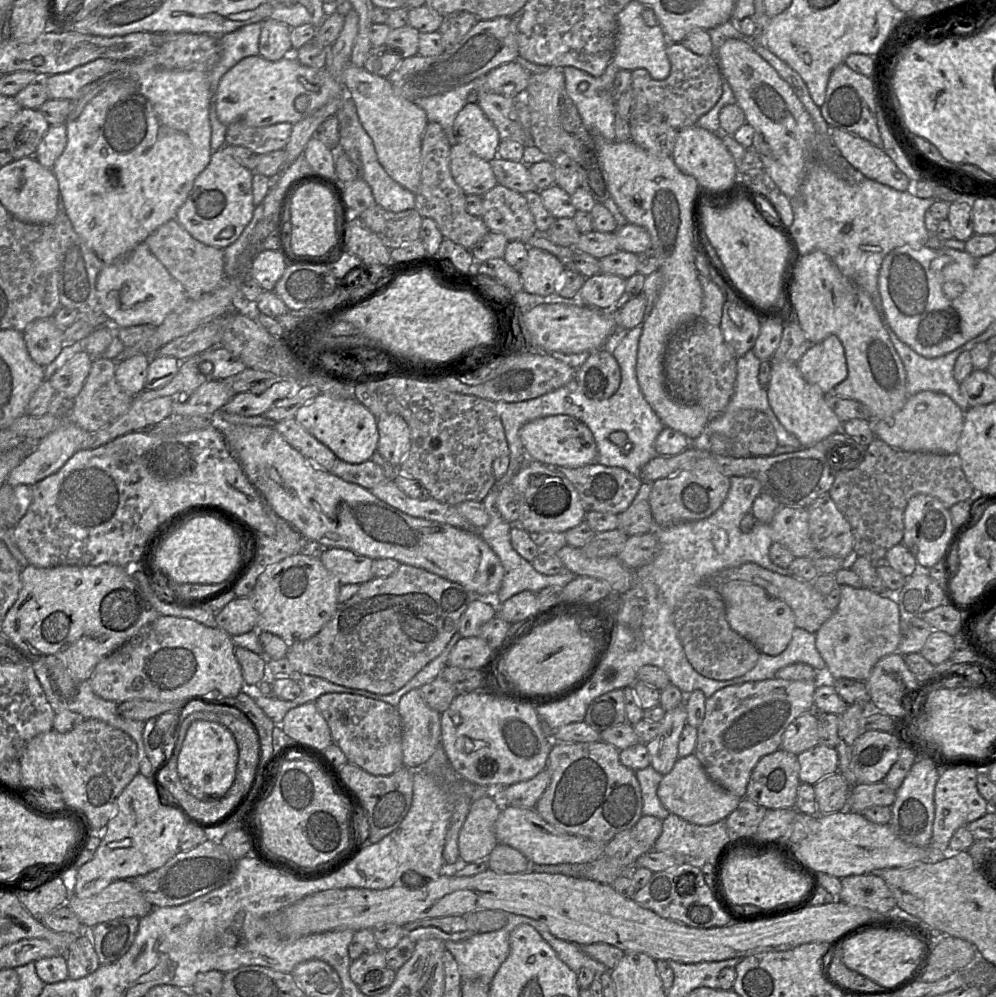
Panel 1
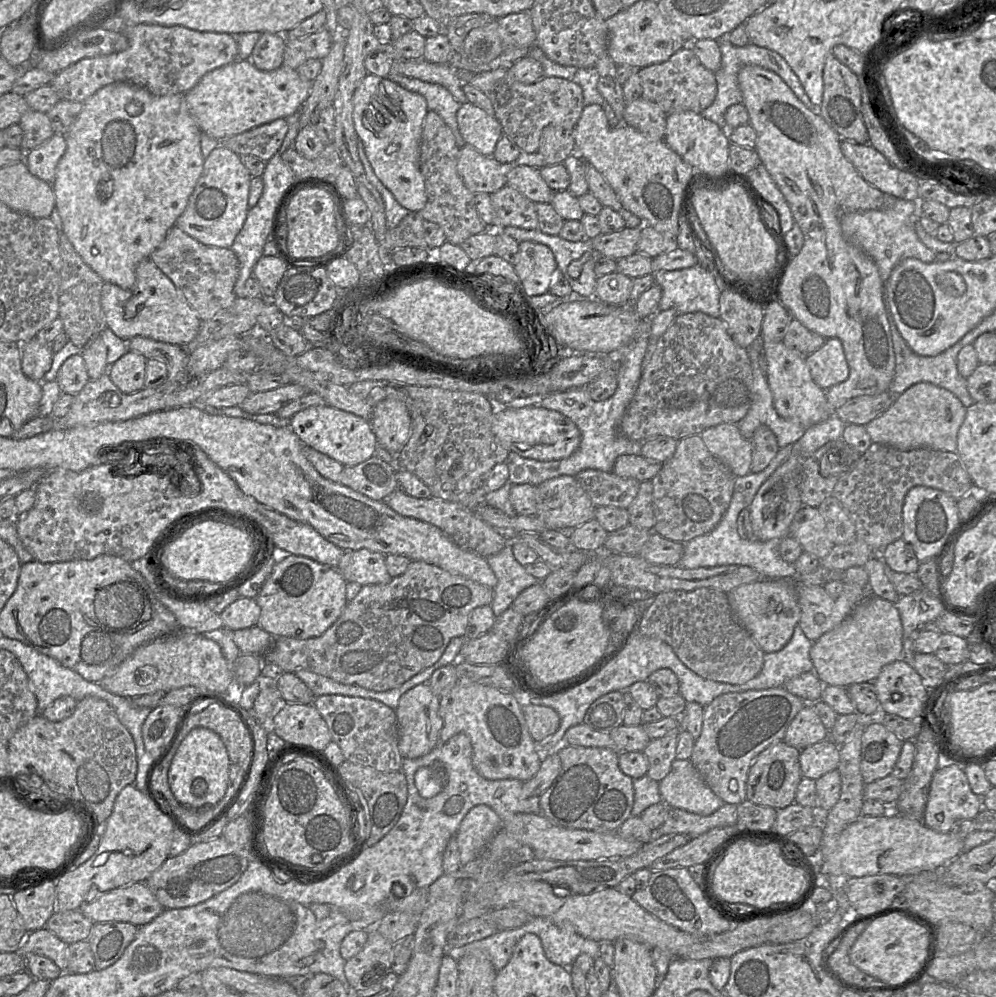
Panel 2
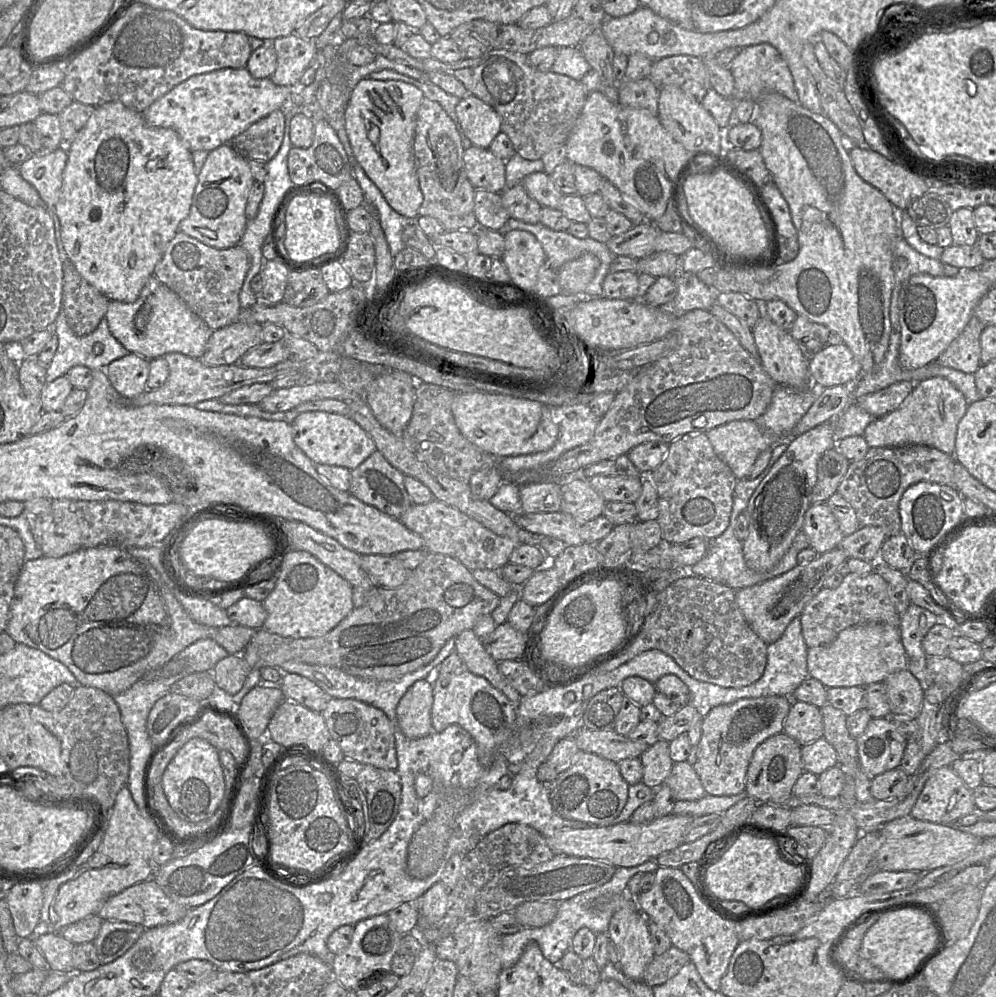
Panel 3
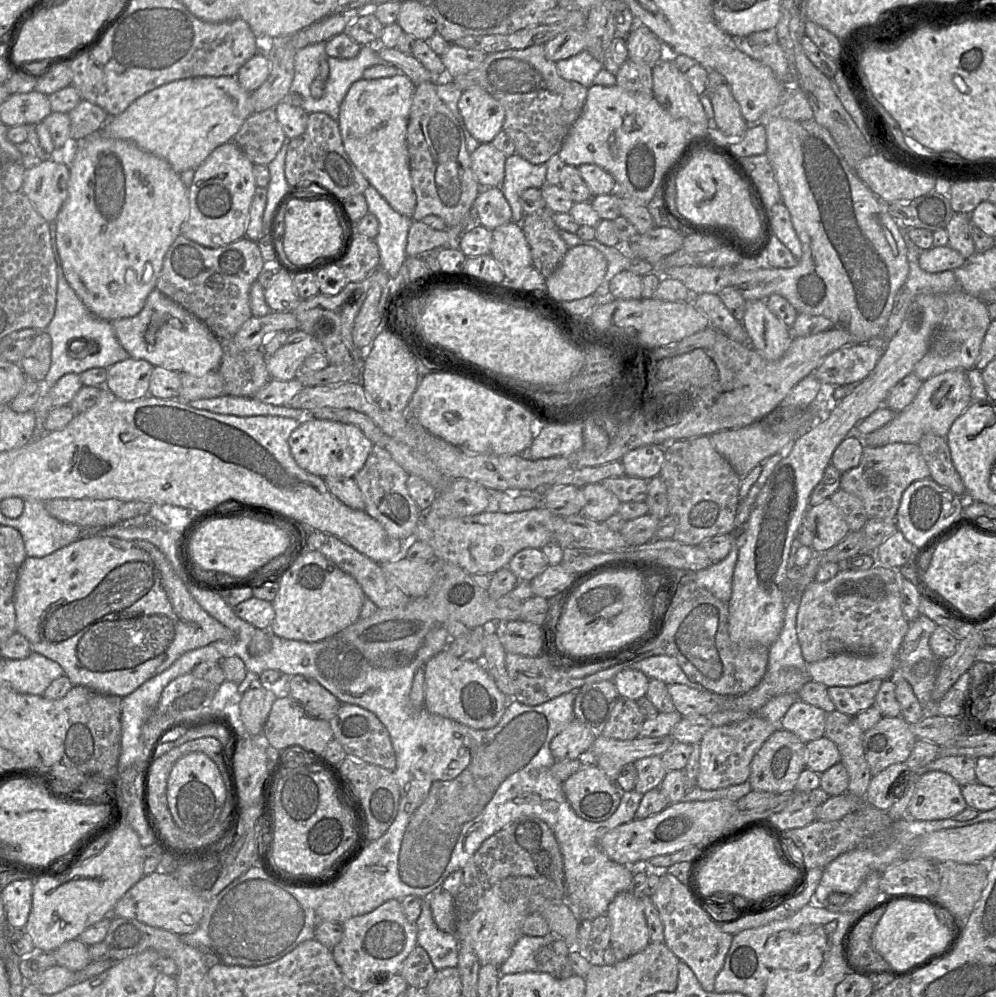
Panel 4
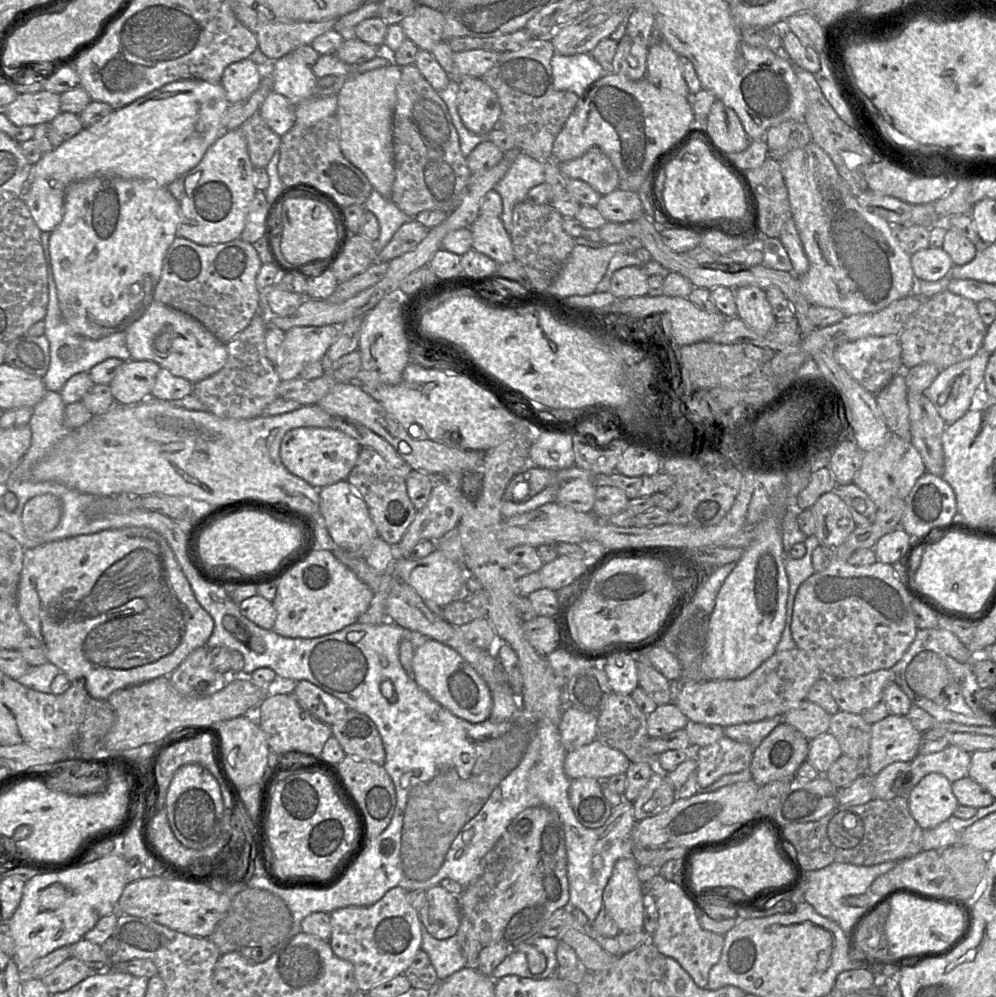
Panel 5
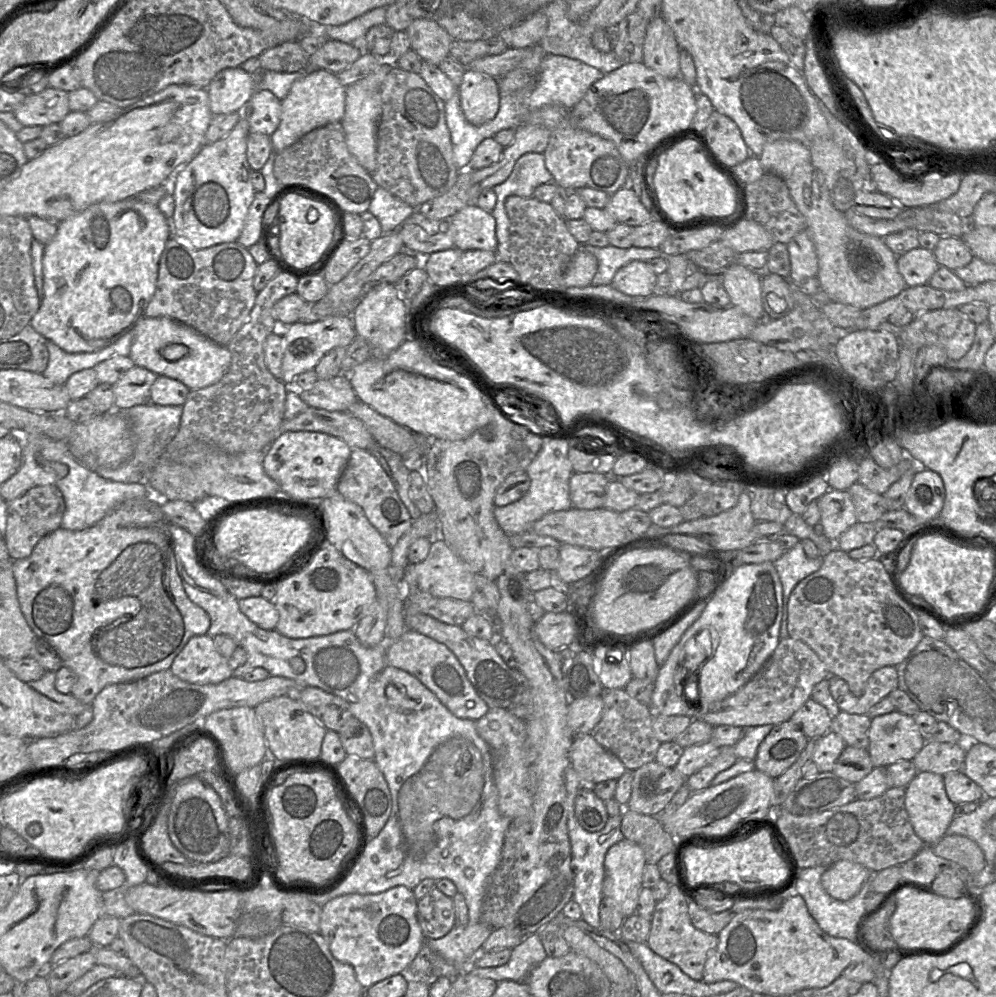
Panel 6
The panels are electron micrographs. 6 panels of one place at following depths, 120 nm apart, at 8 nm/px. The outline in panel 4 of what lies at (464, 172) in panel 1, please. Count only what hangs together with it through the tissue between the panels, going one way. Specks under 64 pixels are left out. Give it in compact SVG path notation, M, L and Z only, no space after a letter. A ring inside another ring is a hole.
M491 143L480 144L470 154L471 168L481 188L501 186L506 158Z

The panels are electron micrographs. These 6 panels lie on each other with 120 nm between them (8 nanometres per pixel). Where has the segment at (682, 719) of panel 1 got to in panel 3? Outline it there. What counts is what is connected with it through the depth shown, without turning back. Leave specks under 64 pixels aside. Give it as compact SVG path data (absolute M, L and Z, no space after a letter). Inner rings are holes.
M659 739L655 744L649 746L639 758L643 769L642 782L652 789L659 788L673 765L669 756L669 742Z

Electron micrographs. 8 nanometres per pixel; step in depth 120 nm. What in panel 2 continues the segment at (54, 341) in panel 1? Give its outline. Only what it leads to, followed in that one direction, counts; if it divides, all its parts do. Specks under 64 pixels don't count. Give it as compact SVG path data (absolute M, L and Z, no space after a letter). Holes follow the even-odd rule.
M35 337L22 344L21 368L28 378L43 382L53 359L50 345L39 342Z

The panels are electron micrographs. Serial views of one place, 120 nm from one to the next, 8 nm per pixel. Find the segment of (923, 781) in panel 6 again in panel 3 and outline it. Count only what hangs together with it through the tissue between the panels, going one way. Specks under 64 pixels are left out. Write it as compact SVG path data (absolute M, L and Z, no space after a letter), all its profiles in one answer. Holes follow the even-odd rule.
M951 766L938 769L925 783L910 816L949 824L976 811L972 790Z

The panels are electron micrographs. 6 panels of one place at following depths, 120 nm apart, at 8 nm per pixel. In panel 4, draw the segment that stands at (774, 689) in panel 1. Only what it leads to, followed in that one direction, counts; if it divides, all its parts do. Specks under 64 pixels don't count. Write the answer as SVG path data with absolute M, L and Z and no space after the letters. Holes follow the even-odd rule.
M757 714L737 723L712 726L700 741L696 786L703 790L717 790L746 782L754 755L778 728L778 724L772 724Z

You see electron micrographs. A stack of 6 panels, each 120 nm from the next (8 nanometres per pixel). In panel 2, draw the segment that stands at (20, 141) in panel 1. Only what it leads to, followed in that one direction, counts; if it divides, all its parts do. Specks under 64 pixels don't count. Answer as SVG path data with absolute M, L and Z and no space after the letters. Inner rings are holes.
M30 110L25 113L18 123L23 130L21 149L30 151L54 135L51 121L45 112Z

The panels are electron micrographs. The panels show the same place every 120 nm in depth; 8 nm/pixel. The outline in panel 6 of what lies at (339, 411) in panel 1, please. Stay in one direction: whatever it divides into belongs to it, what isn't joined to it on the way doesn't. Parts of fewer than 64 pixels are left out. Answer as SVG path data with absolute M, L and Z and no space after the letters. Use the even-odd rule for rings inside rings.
M289 431L281 434L271 444L264 461L265 473L275 480L283 495L320 500L336 491L352 449L334 436L310 431Z

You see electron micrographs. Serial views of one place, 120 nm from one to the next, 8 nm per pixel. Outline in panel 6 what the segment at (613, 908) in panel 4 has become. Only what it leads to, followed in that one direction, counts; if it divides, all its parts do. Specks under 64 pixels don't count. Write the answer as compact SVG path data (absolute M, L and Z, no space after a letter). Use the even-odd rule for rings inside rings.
M626 838L605 855L603 896L612 899L625 918L636 913L646 864L643 849Z

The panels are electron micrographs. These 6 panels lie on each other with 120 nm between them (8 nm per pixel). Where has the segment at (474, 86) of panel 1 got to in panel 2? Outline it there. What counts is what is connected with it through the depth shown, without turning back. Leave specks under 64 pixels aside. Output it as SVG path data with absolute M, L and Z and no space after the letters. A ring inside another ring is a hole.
M390 73L388 79L396 82L404 89L423 96L429 111L436 112L451 129L459 148L466 145L457 124L457 111L461 104L443 86L424 82L419 79L405 77L398 73Z

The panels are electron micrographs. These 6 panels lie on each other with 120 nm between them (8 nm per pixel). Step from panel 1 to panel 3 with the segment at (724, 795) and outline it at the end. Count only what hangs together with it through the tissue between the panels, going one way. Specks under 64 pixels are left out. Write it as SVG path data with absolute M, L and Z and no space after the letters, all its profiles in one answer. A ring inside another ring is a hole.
M687 761L673 763L664 783L676 801L695 801L707 795L694 767Z

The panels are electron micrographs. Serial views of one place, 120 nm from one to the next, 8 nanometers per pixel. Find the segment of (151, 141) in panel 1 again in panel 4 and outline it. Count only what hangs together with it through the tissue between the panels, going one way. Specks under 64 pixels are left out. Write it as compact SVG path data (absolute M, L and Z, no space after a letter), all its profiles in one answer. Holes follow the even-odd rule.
M101 130L77 140L77 152L70 166L68 195L56 218L56 244L64 275L83 304L98 318L114 321L137 315L144 307L149 293L156 287L166 252L181 234L181 226L189 215L189 189L171 165L164 159L139 148L134 143L104 137Z

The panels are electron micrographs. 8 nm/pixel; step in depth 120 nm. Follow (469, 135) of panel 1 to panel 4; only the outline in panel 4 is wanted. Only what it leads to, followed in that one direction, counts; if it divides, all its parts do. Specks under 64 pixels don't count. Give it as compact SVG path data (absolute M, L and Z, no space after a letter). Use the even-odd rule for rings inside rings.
M472 87L462 92L458 109L470 135L479 143L491 143L502 130L505 111L488 92Z

